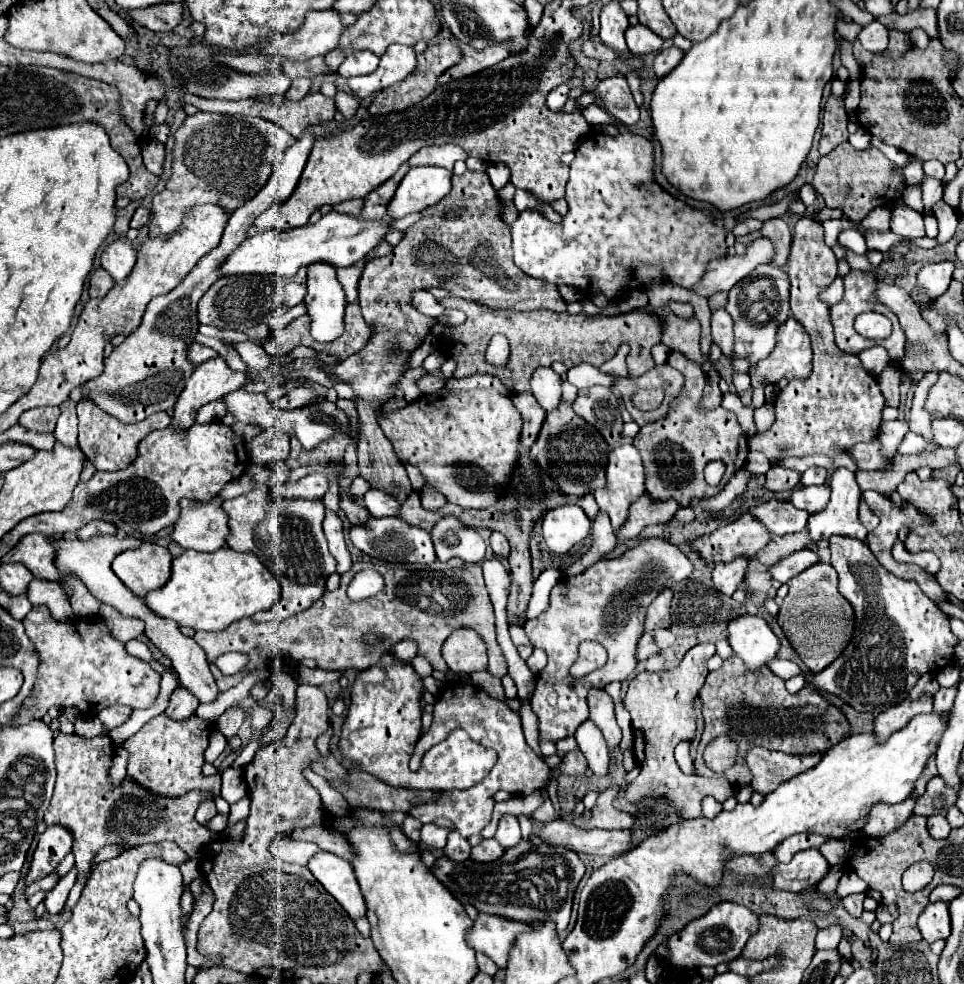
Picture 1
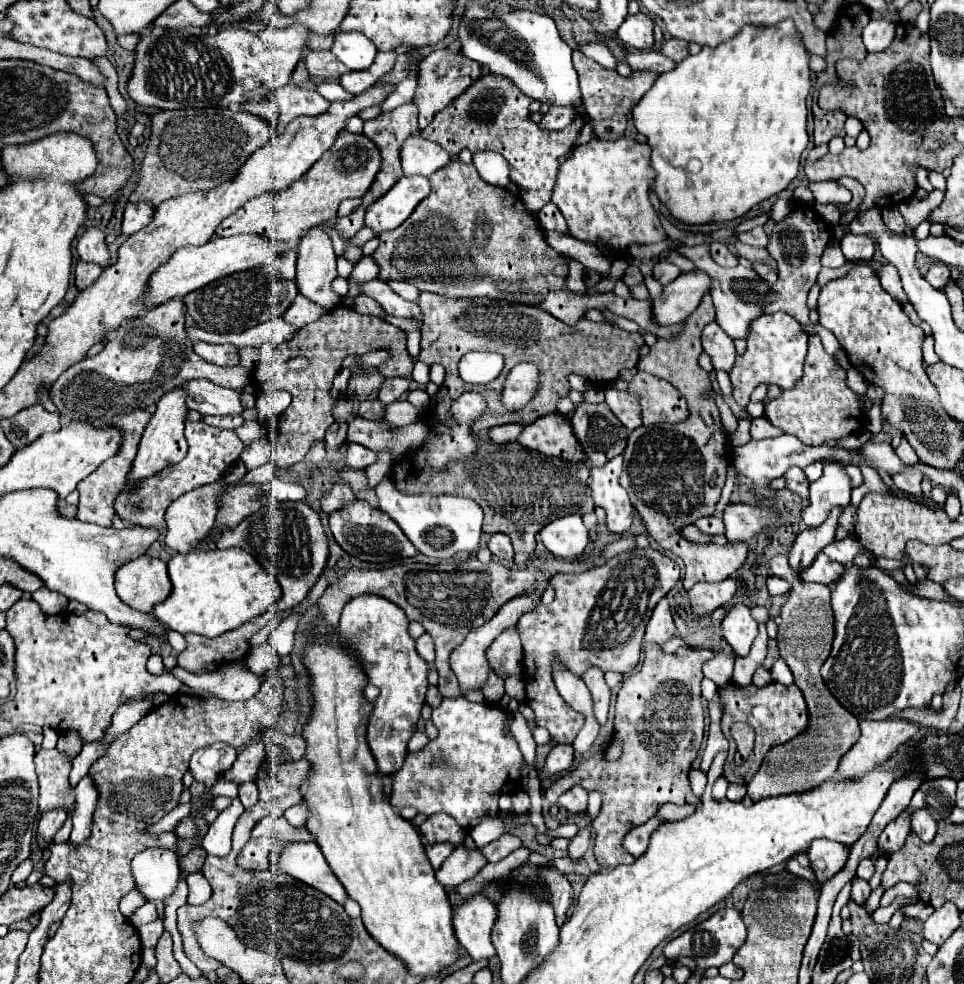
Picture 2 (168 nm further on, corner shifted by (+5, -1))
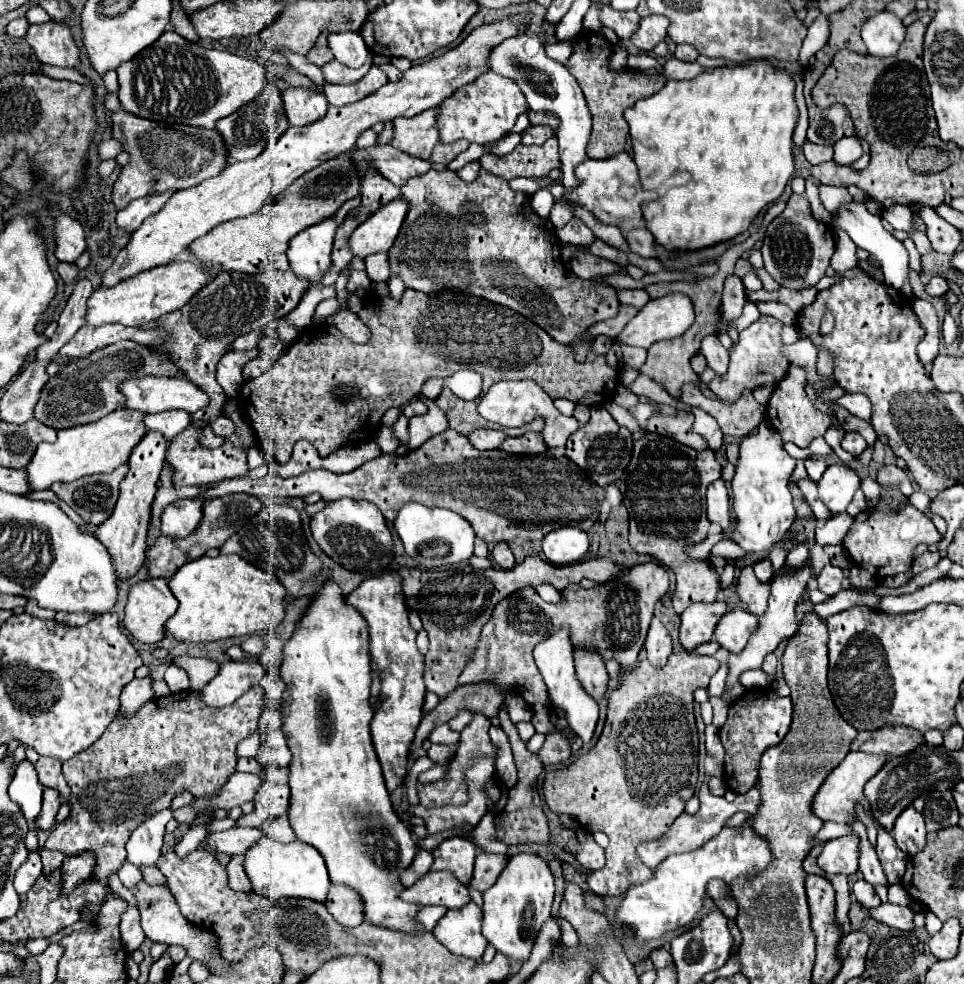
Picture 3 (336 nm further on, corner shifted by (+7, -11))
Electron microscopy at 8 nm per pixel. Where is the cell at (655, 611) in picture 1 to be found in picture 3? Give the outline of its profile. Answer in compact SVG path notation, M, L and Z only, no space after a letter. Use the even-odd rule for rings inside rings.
M654 618L652 624L650 624L644 648L648 652L648 660L654 666L664 666L664 662L672 654L672 638L670 638L668 630L662 626L662 622L658 618Z

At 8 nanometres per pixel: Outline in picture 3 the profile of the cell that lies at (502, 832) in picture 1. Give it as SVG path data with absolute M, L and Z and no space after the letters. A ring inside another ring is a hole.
M478 852L476 854L476 864L474 864L474 876L470 880L470 886L474 890L478 890L478 892L486 892L496 882L496 878L500 876L506 862L508 862L508 856L504 856L504 854Z

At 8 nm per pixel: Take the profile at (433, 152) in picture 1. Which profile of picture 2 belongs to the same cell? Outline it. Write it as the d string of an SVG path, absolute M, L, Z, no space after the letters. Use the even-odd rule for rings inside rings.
M410 136L402 144L400 158L406 176L414 176L414 174L430 176L450 162L450 154L442 146L424 140L422 136Z

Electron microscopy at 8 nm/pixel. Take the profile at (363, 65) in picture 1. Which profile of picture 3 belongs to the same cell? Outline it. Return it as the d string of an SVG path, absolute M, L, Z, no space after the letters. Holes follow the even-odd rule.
M332 32L328 36L334 58L350 68L360 68L368 56L368 48L360 32Z

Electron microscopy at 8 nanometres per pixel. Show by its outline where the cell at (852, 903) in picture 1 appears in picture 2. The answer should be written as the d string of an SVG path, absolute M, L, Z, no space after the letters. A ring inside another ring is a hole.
M854 878L854 882L852 882L852 900L858 904L858 906L862 906L864 902L866 902L866 898L870 896L870 886L868 886L868 882L866 880L860 880L860 878Z

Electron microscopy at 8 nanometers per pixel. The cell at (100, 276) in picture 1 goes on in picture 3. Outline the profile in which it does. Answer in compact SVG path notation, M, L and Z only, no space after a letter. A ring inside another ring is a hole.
M58 262L56 266L60 278L64 280L64 284L74 284L78 280L78 268L74 264L66 264L66 262Z

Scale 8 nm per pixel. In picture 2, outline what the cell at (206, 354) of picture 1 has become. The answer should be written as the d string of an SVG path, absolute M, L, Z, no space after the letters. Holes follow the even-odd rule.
M196 342L194 352L204 358L206 362L218 364L218 366L236 366L238 364L238 348L232 344L208 344L208 342Z

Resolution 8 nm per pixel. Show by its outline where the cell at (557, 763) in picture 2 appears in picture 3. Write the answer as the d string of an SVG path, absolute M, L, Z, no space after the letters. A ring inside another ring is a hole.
M552 732L546 736L544 746L538 752L542 764L546 766L560 766L570 758L570 742L562 732Z

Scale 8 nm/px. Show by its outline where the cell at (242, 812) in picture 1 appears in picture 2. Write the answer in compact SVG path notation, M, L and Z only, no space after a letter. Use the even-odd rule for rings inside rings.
M244 782L238 786L238 798L242 800L242 804L246 808L254 806L254 802L258 802L258 786L254 782Z

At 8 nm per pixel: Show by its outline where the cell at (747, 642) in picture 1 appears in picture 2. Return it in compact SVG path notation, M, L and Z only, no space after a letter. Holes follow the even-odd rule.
M734 604L722 620L724 640L732 646L738 656L748 656L754 638L758 636L758 624L750 616L750 610L742 604Z

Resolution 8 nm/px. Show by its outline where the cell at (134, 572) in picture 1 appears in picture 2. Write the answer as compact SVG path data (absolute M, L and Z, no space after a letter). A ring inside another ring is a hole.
M148 554L122 564L116 572L116 592L122 602L140 612L152 612L154 604L170 594L170 578L166 562Z

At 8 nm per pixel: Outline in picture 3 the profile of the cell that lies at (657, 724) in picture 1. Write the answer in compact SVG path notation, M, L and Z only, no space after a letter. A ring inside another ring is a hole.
M686 652L670 654L666 666L662 668L652 666L648 660L638 662L630 674L626 668L620 668L618 688L610 692L606 724L596 746L558 772L546 772L544 798L550 810L554 814L564 812L576 818L580 828L586 832L604 832L610 838L610 846L606 848L606 866L602 870L594 870L588 876L588 886L592 892L620 896L624 890L628 890L628 886L652 878L654 872L644 866L644 862L640 862L636 846L640 846L640 842L660 838L684 812L686 802L694 796L698 782L698 732L692 710L692 692L696 688L706 688L718 668L720 662L714 656Z

